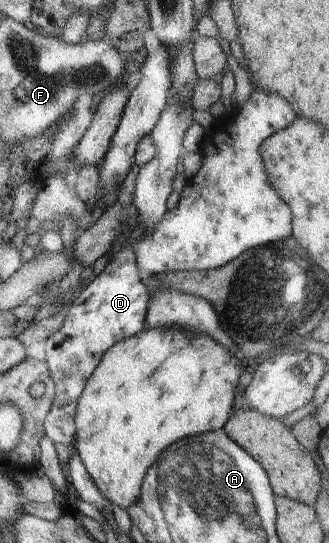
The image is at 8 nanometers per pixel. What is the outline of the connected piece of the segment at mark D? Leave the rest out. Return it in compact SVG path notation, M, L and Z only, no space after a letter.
M127 228L123 234L119 234L113 240L112 249L106 253L109 256L109 263L101 274L95 275L94 280L72 300L63 326L46 341L46 361L54 380L56 393L53 406L51 406L47 418L44 420L44 429L46 435L53 442L61 442L67 446L75 438L75 415L79 397L85 386L87 386L89 377L95 372L105 351L109 350L113 344L117 344L130 336L135 336L135 334L144 330L143 324L146 321L147 302L150 300L150 295L140 276L137 262L135 262L135 250L133 250L132 244L129 244L128 238L133 229Z

